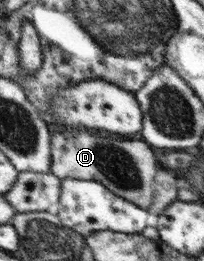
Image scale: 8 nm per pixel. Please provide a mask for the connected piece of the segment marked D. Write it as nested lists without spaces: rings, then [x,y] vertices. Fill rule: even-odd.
[[[67,128],[53,134],[53,173],[61,180],[73,178],[96,180],[117,195],[131,200],[149,211],[156,190],[155,175],[159,173],[157,155],[141,138],[119,141],[101,137],[101,133]]]

